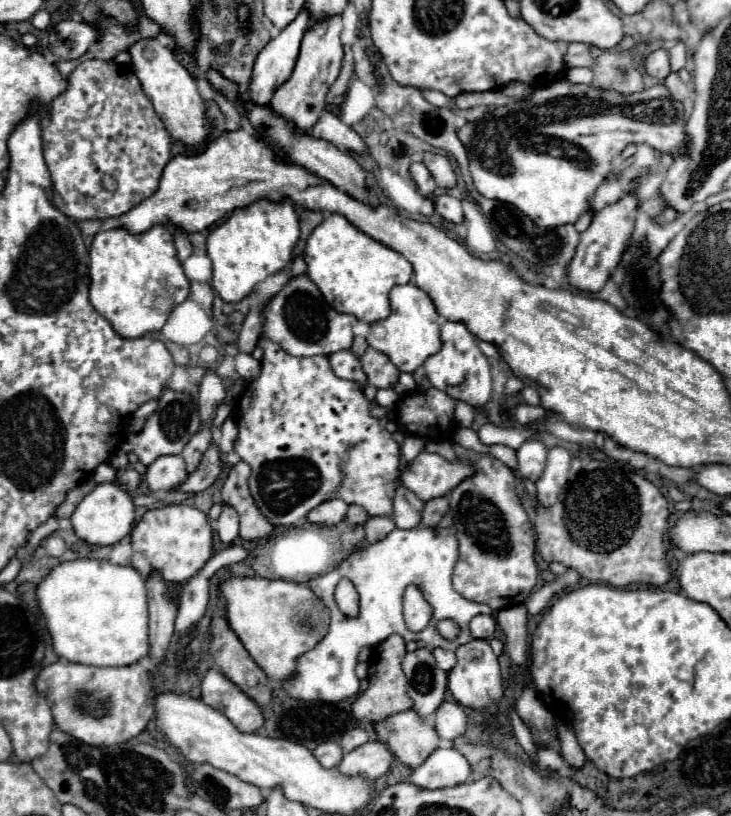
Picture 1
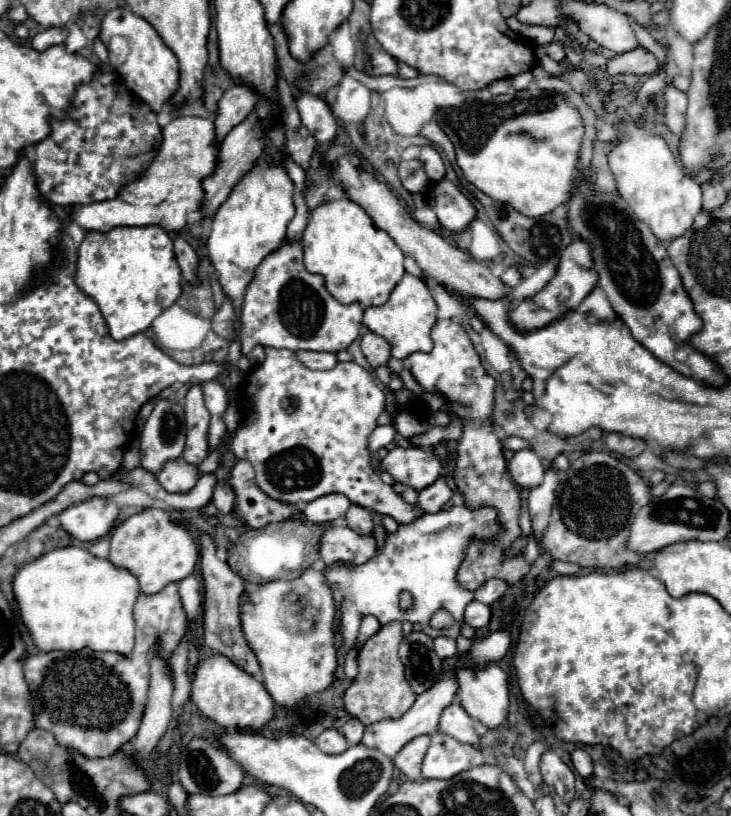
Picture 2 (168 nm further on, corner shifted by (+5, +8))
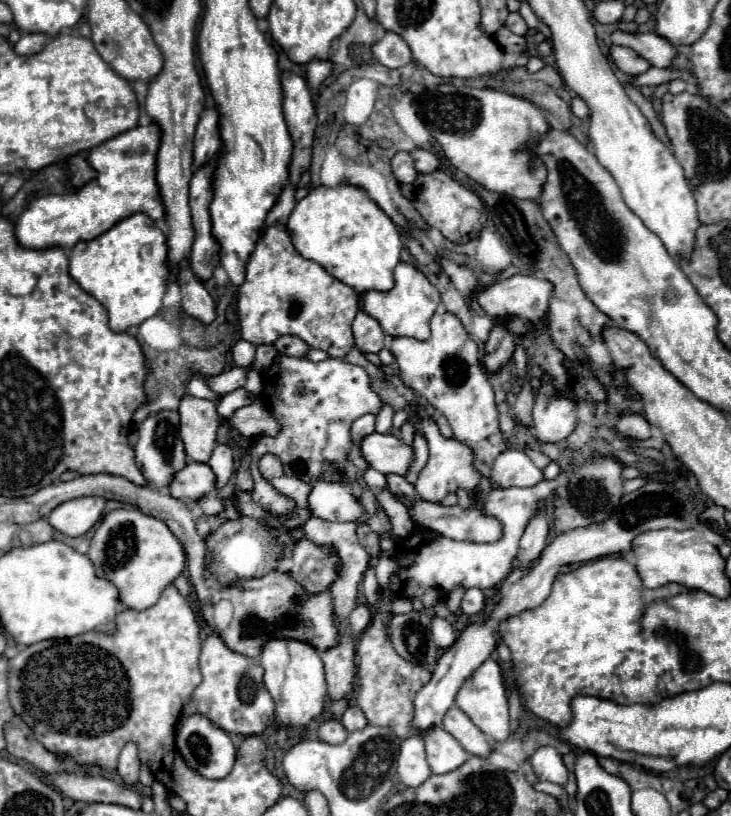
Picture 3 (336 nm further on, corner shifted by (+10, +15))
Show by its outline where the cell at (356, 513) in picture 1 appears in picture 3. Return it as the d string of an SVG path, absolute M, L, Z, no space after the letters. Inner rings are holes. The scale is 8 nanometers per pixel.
M360 524L358 526L358 540L370 556L380 556L380 552L382 552L380 550L380 540L378 540L378 534L370 528L370 524Z

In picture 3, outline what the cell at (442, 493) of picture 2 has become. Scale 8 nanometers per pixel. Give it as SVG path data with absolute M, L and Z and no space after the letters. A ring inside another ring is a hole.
M422 418L414 428L416 428L416 432L420 432L426 438L426 444L430 450L428 462L422 468L418 480L414 482L418 498L426 500L426 502L442 502L448 494L456 492L458 488L464 488L468 494L472 494L482 480L482 474L474 468L474 452L466 444L462 444L454 438L444 438L440 434L436 422L430 418Z

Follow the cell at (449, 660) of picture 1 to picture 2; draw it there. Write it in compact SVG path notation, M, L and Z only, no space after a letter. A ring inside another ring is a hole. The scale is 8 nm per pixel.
M437 637L437 639L435 639L435 653L437 653L441 659L455 657L455 655L457 655L455 639L449 639L449 637Z

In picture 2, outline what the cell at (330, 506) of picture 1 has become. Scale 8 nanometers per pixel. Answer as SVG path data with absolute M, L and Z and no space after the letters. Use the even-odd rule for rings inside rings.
M323 495L315 499L313 503L307 503L303 509L303 515L309 523L325 523L325 521L335 521L343 517L349 509L351 501L345 499L345 495Z

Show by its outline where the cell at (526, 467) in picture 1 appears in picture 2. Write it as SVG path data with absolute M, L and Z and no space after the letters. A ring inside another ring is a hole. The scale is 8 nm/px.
M521 449L515 451L513 459L509 461L509 473L517 485L529 489L541 483L541 475L545 473L545 469L539 455L533 449Z

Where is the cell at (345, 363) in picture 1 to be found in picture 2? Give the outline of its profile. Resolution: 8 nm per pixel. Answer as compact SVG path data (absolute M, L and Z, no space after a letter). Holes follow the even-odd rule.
M299 351L297 357L309 369L333 369L337 365L337 355L327 351Z

